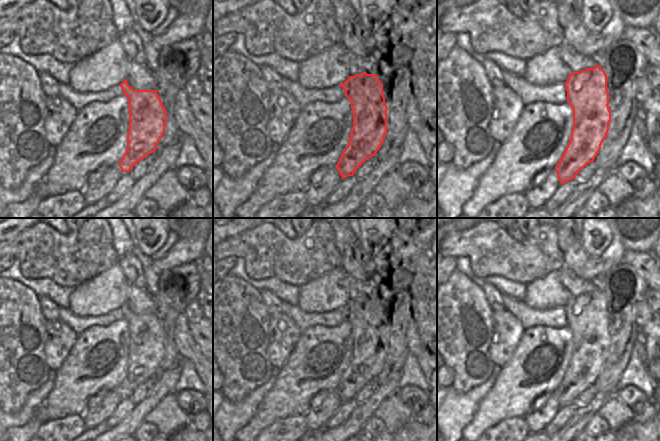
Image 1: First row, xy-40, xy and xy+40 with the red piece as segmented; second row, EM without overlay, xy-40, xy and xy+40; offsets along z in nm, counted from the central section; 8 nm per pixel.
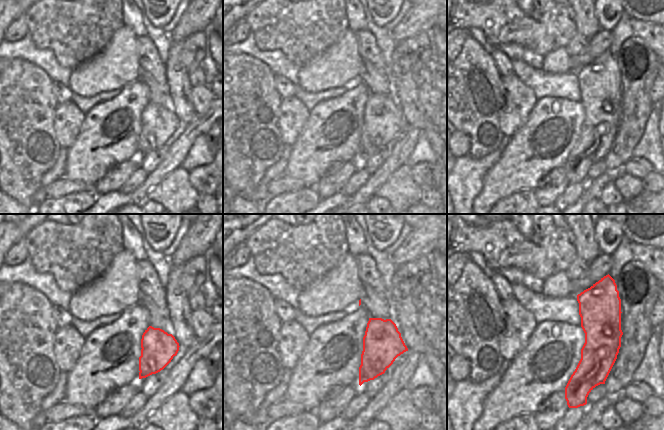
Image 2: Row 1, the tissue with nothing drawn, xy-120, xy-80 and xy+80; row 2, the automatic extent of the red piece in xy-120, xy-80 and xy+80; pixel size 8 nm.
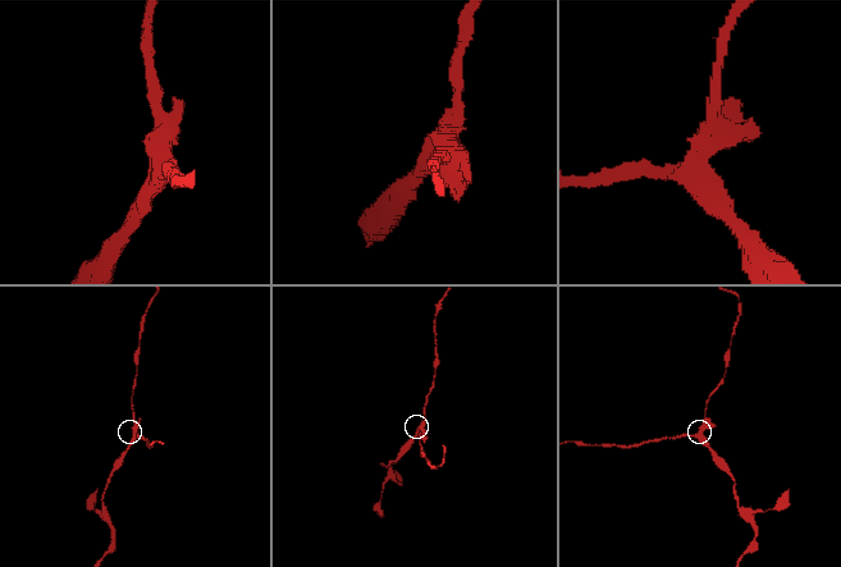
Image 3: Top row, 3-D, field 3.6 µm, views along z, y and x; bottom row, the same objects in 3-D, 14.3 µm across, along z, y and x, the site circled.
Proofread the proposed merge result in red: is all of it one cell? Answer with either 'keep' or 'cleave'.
cleave

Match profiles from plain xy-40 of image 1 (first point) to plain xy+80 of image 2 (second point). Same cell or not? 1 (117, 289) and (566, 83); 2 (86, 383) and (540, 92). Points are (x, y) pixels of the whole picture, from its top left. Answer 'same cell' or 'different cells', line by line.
1: different cells
2: different cells

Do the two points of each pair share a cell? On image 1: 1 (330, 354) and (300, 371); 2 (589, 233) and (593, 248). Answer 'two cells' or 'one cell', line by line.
1: one cell
2: one cell

